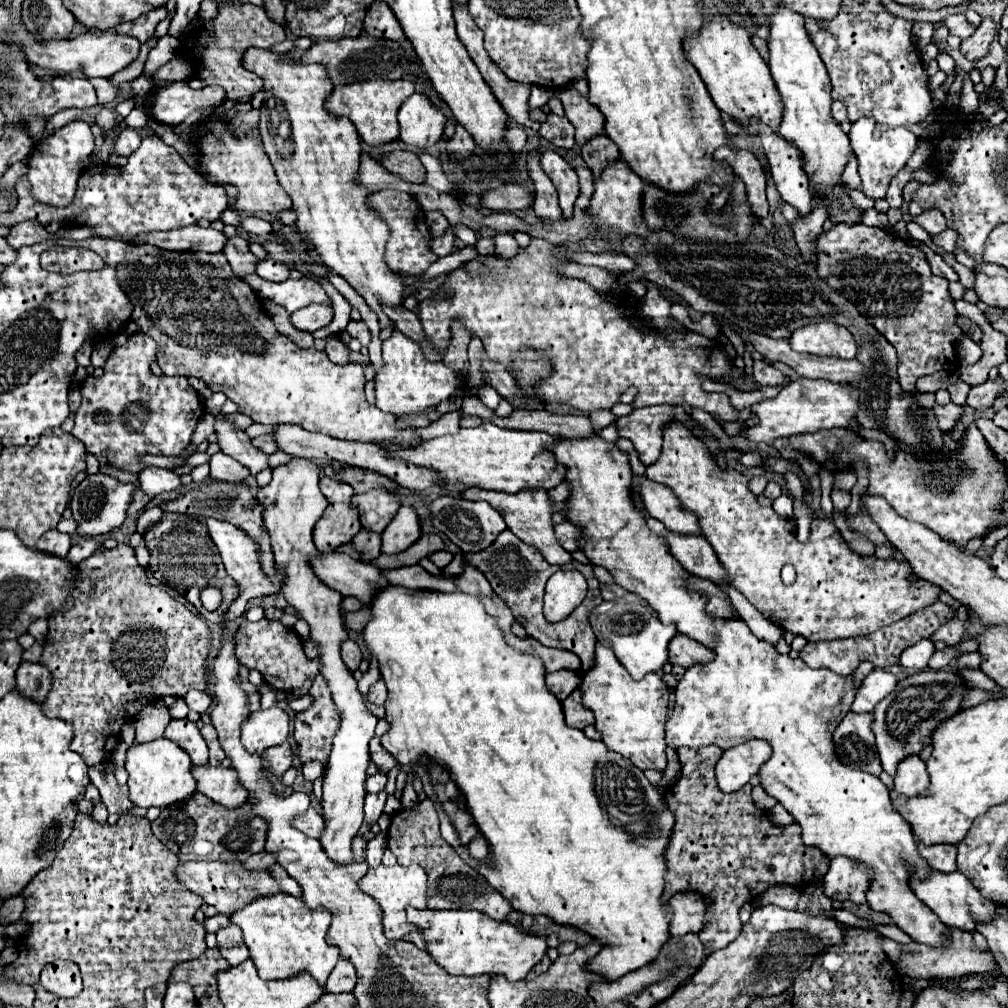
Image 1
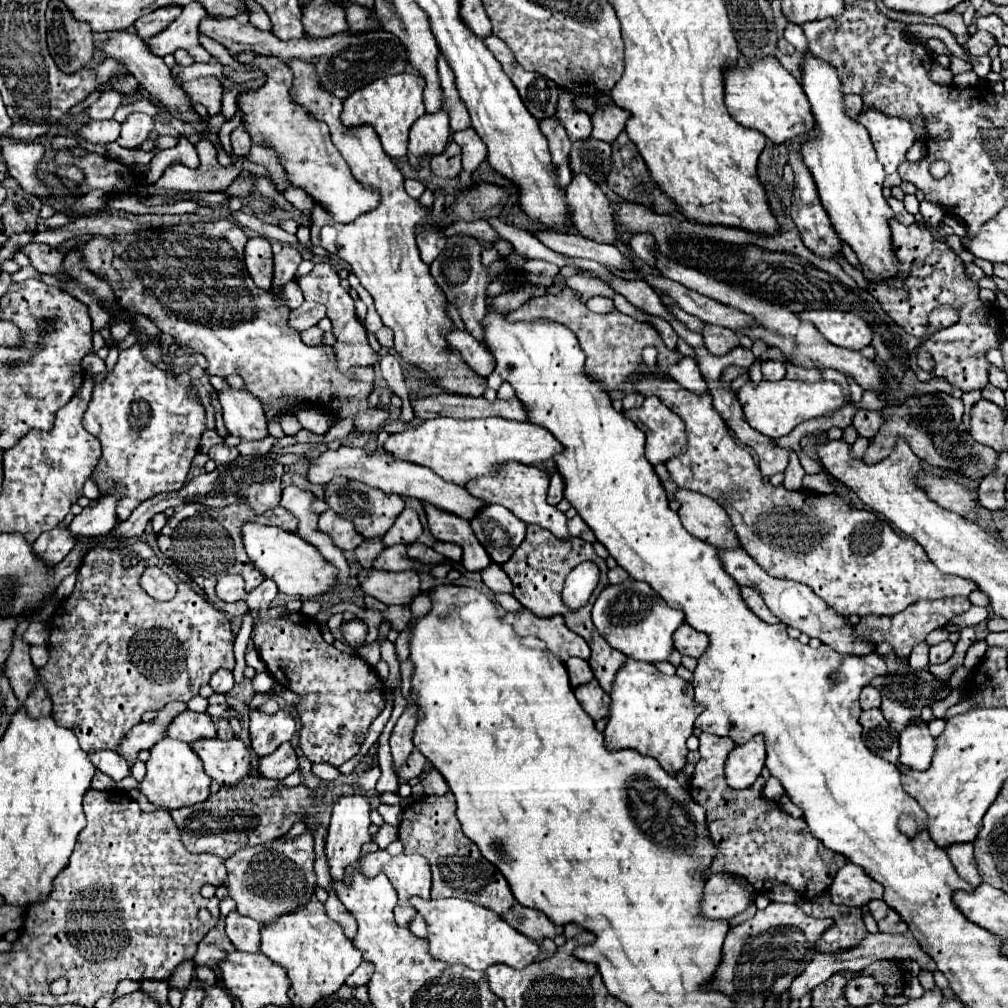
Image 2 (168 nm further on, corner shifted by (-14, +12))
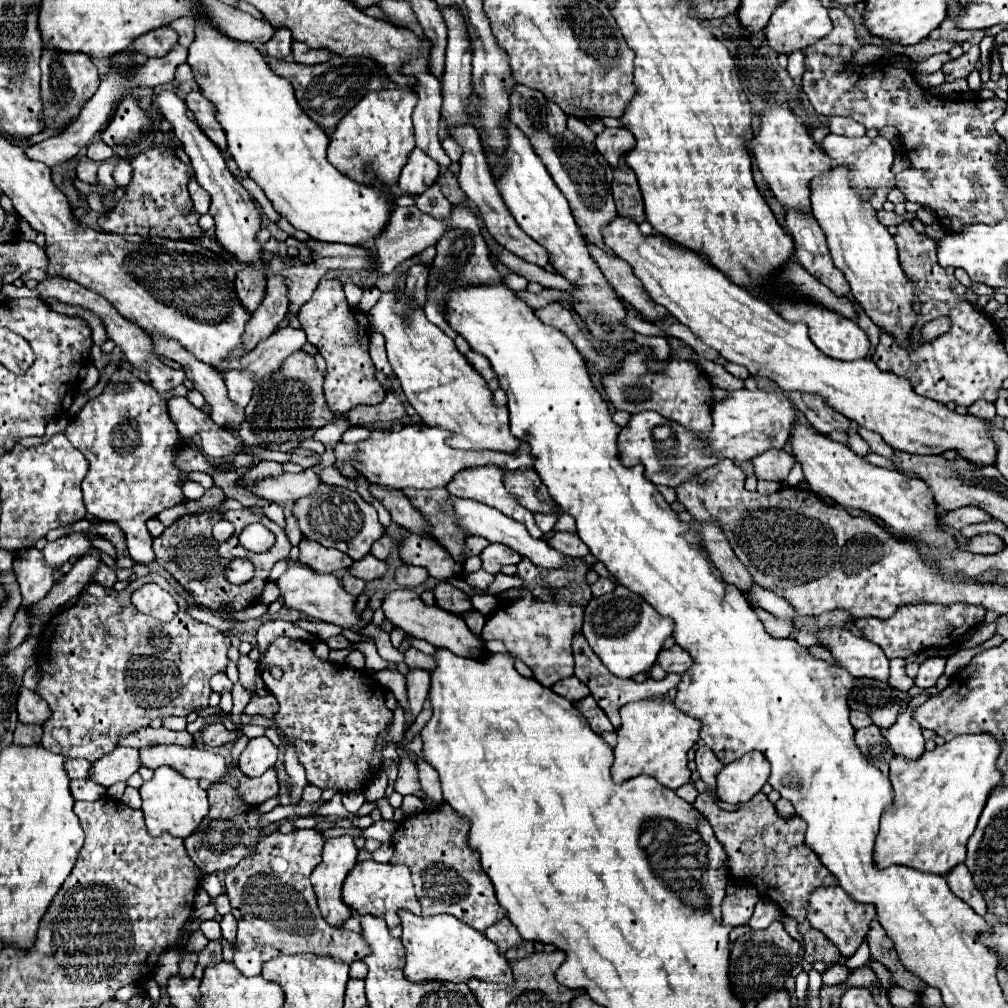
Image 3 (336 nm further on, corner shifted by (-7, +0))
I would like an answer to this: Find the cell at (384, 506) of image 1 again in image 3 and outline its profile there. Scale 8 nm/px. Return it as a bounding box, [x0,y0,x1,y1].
[291,484,383,560]

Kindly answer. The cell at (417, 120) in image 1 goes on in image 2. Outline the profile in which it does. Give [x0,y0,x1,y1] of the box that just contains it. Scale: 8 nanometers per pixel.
[408,108,450,166]

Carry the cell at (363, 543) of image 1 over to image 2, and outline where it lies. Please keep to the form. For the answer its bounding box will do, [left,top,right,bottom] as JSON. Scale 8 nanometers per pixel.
[354,538,386,568]

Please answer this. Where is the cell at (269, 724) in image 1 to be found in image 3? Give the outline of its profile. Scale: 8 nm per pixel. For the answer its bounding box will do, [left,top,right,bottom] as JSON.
[239,736,279,778]

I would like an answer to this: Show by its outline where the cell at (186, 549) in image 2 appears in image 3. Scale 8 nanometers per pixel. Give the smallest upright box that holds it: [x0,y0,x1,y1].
[153,508,291,612]

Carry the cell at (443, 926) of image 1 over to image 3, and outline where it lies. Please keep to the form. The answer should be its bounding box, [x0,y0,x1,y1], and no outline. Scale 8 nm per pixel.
[397,910,513,986]

